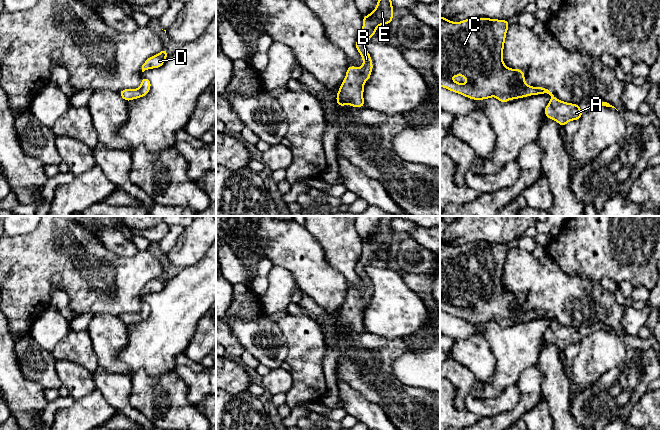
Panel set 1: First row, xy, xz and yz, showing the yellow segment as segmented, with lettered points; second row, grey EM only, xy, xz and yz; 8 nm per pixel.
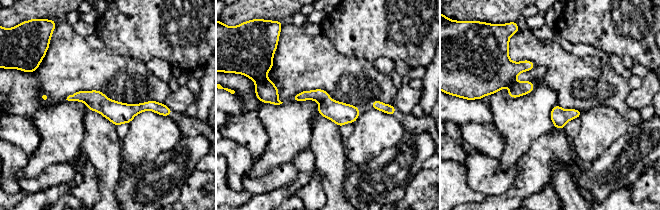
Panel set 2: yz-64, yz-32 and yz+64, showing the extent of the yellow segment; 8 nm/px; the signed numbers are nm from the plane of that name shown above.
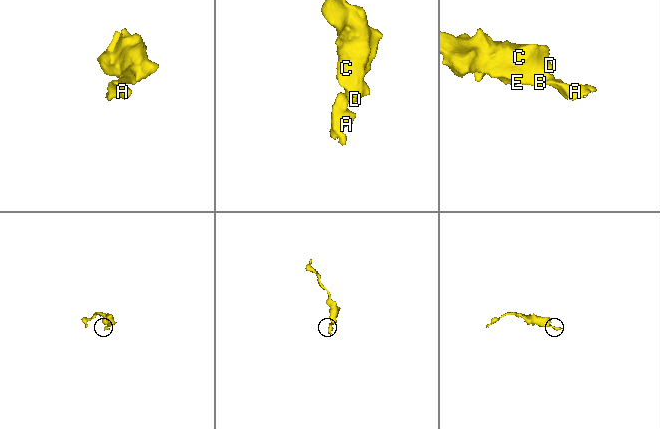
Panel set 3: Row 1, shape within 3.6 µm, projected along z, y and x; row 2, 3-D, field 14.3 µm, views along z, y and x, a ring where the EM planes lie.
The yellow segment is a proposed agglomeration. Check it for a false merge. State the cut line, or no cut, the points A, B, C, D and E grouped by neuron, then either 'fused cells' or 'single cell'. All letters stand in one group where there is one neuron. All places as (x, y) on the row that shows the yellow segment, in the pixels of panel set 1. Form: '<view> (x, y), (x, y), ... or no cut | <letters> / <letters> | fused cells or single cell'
no cut | A B C D E | single cell

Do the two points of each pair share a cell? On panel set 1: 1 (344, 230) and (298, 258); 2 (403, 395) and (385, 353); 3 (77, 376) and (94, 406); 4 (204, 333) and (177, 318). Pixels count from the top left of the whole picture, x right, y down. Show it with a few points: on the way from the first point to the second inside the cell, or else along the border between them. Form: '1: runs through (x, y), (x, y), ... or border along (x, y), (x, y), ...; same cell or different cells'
1: border along (304, 227), (321, 246), (325, 261), (329, 266); different cells
2: runs through (393, 385), (385, 377), (385, 363); same cell
3: border along (94, 388), (75, 400); different cells
4: border along (205, 315), (198, 321), (194, 334), (185, 349); different cells

